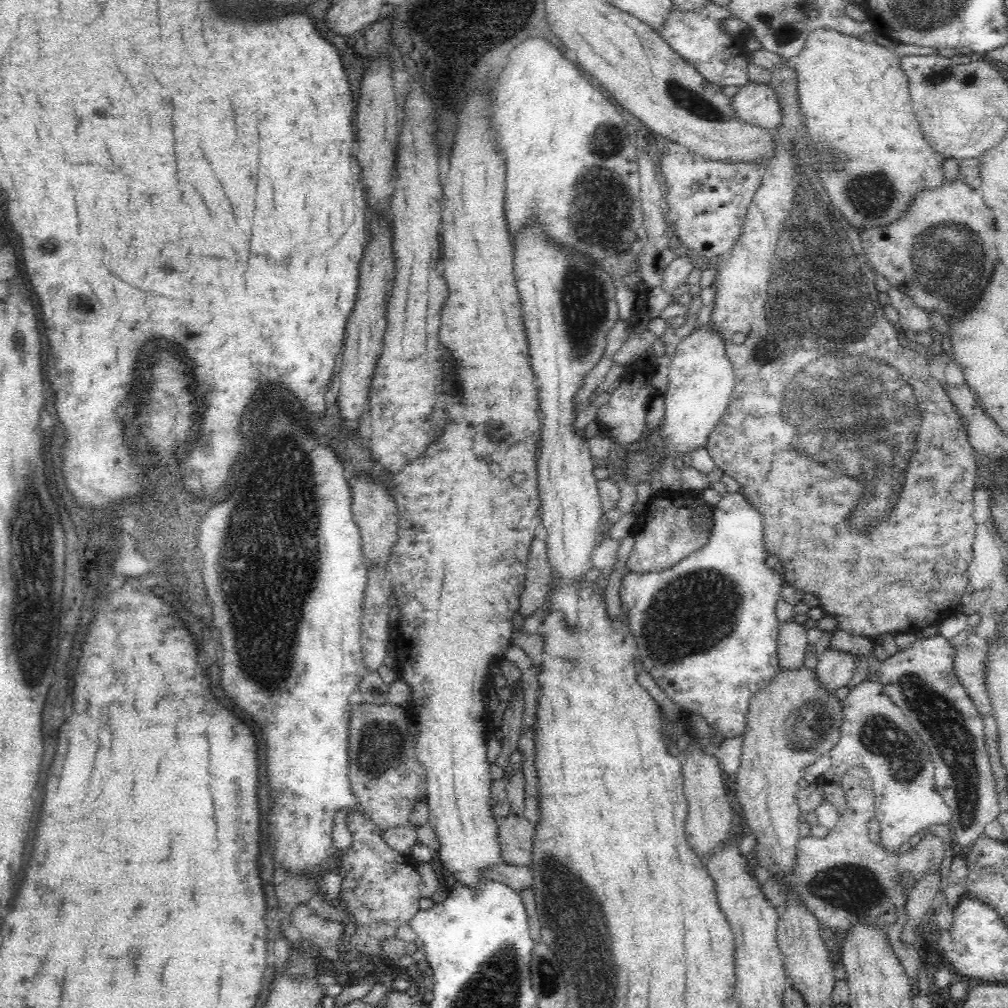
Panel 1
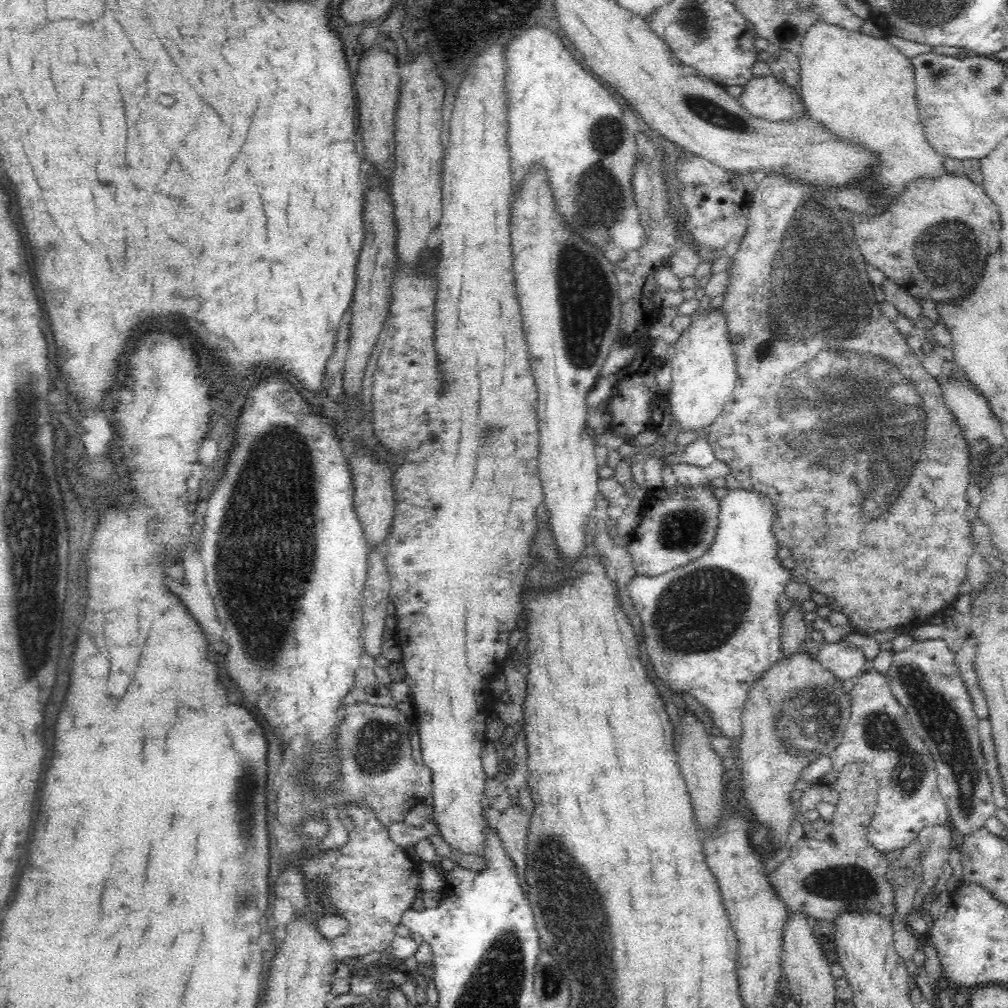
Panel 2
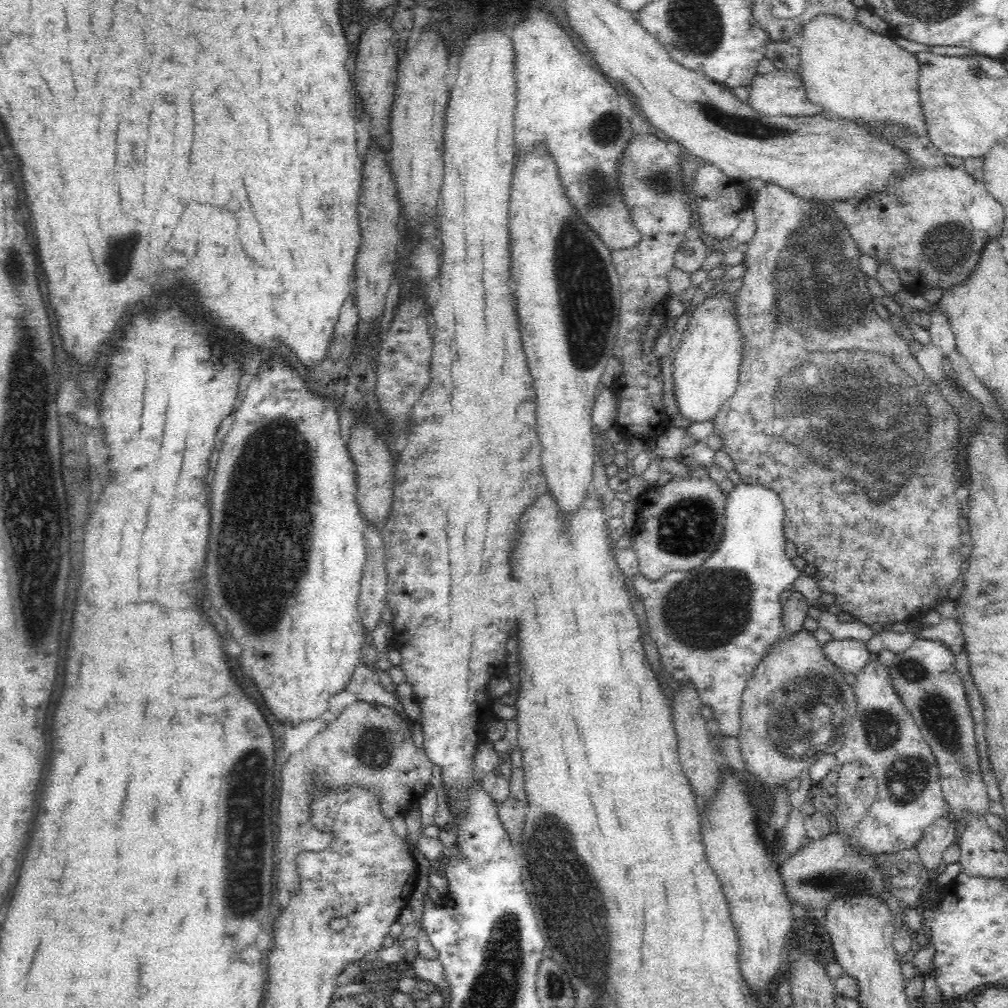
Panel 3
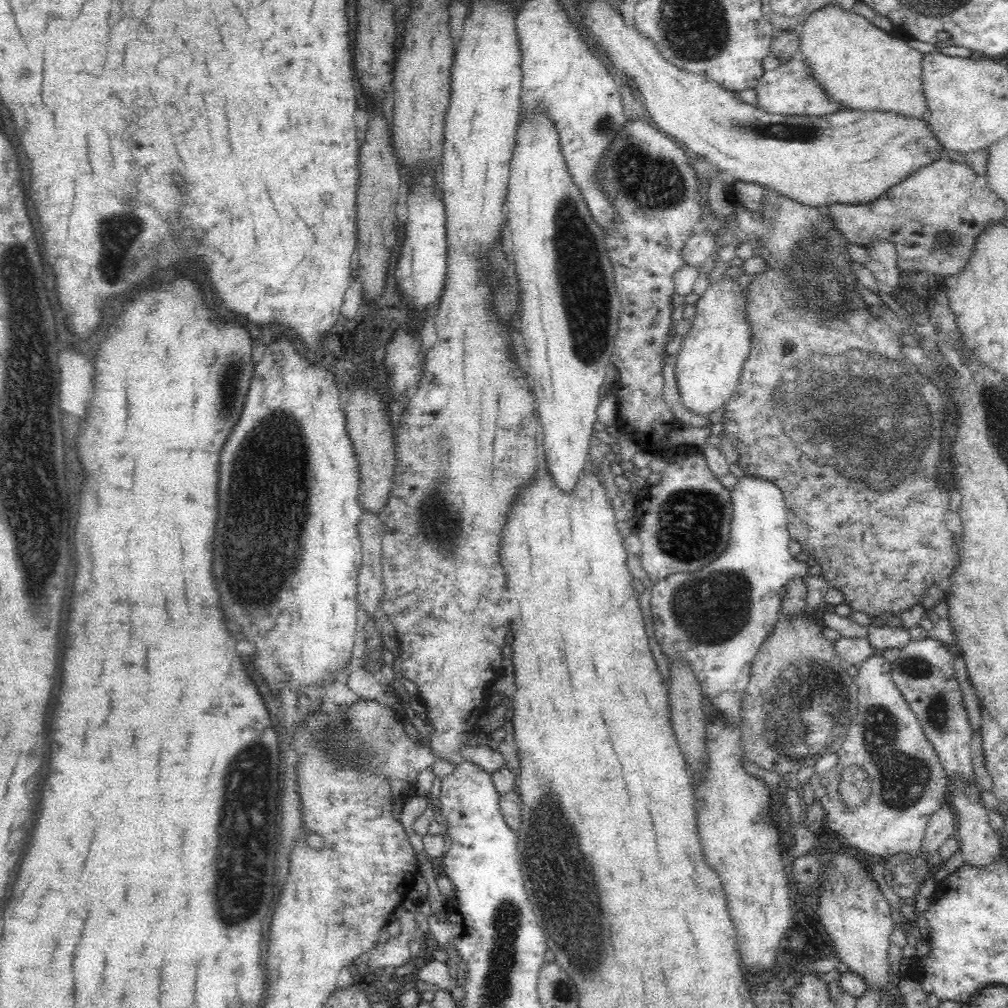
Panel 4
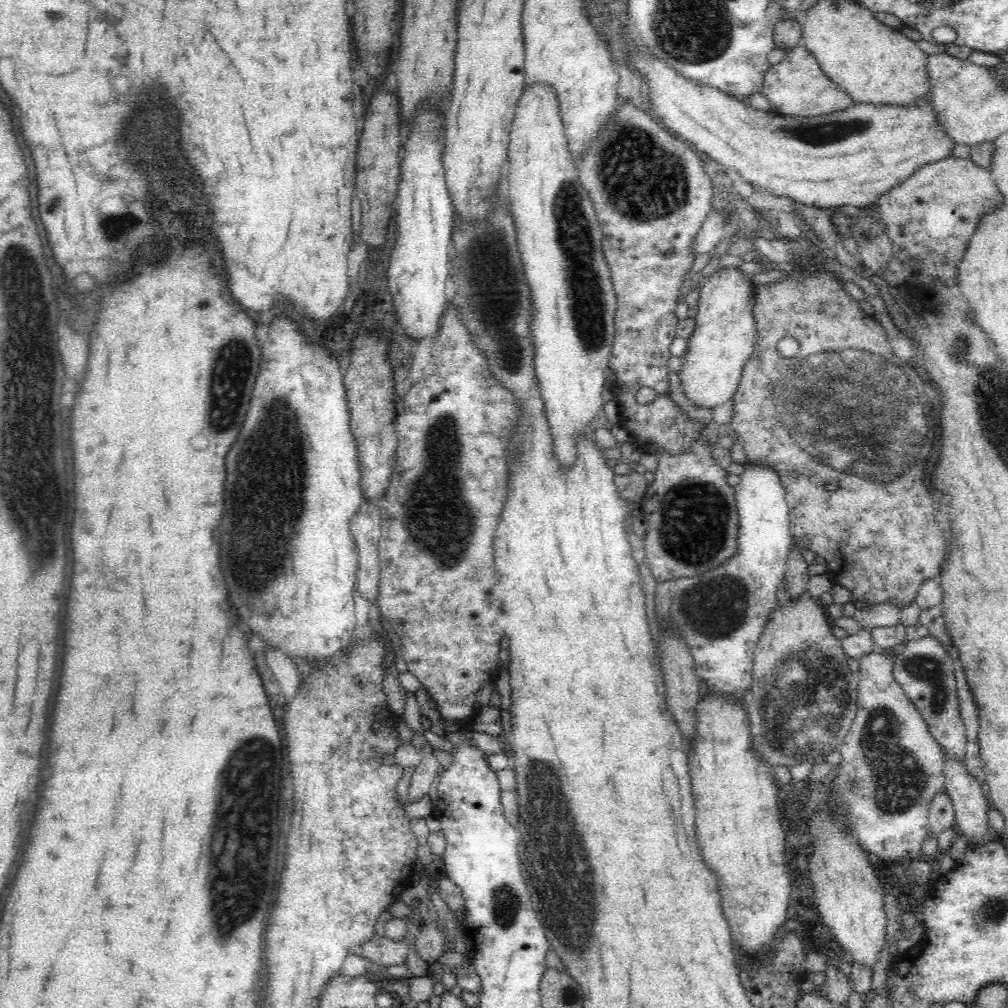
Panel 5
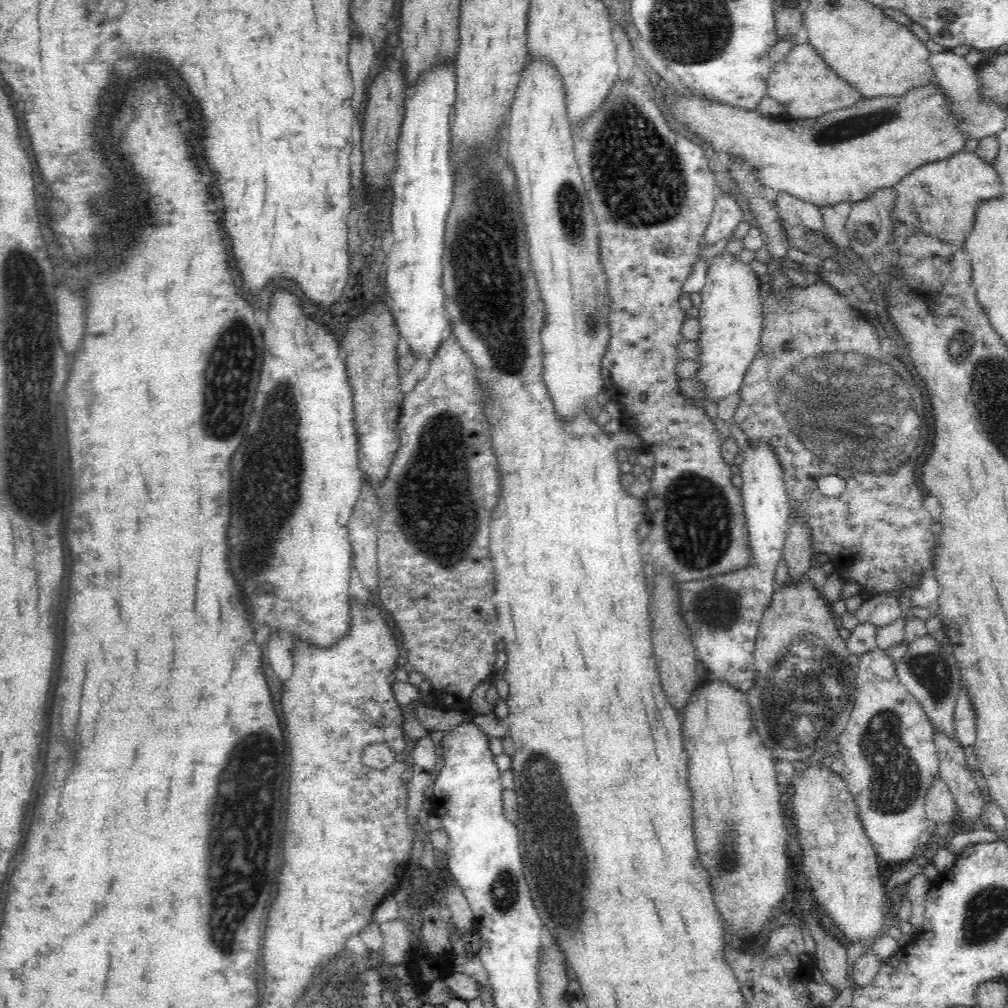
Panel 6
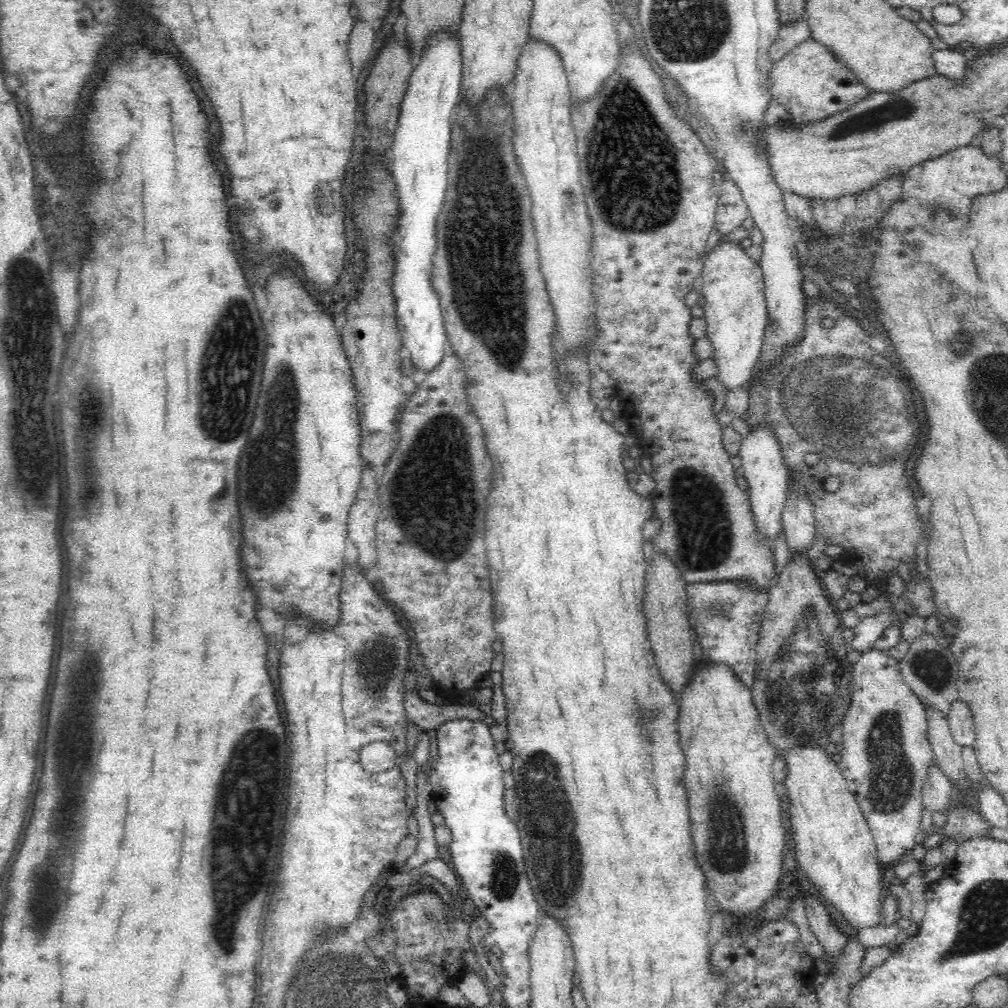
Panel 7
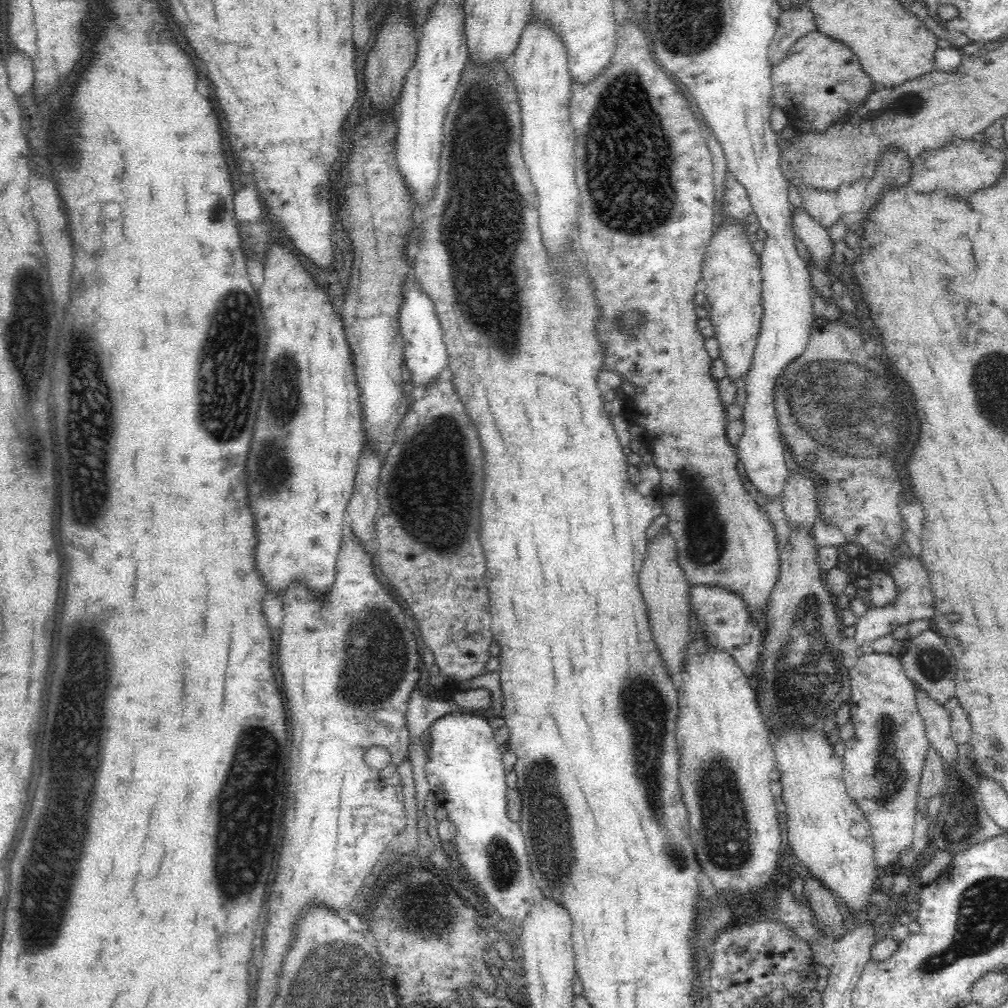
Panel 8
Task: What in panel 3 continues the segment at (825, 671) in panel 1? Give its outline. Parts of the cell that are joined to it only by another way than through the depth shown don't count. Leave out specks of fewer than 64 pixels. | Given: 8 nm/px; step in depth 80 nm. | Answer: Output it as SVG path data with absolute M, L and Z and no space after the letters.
M847 638L830 640L822 646L824 657L836 665L836 669L844 674L856 674L868 664L872 654L861 640Z

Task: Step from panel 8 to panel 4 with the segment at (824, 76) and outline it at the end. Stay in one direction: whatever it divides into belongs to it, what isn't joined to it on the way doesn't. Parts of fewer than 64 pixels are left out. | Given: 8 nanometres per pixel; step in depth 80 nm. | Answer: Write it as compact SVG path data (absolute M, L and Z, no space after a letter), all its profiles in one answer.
M800 50L785 63L780 63L774 70L764 71L754 86L756 104L754 106L764 109L770 114L784 114L786 116L806 115L824 116L840 111L840 107L824 95L824 89L810 77L810 69L804 63Z

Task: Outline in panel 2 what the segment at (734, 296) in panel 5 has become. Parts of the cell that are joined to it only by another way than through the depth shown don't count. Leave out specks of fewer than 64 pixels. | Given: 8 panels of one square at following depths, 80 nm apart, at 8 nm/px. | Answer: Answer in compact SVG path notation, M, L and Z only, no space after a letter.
M720 307L711 312L703 311L699 316L689 319L687 329L680 332L675 344L676 354L671 360L671 388L664 396L665 404L669 405L670 414L674 416L679 432L700 433L703 431L706 433L722 414L737 382L737 366L731 346L728 329L726 329L726 319L722 317Z

